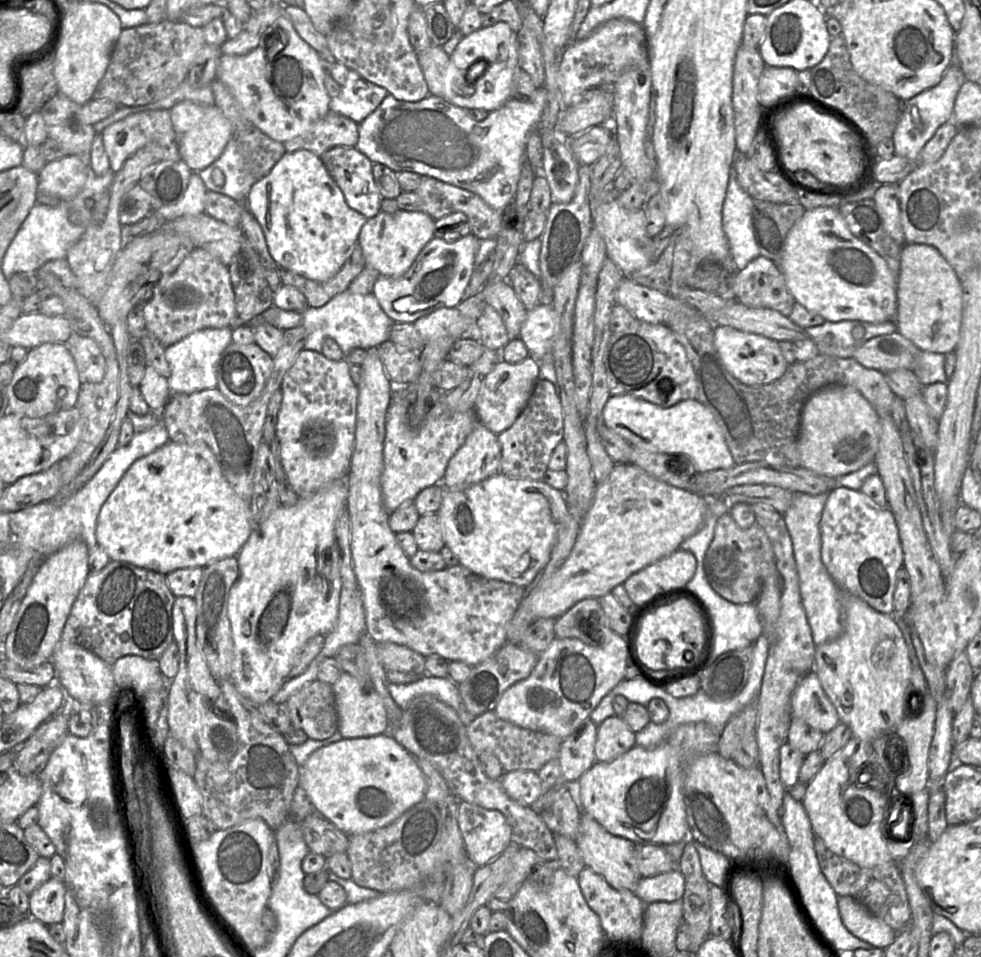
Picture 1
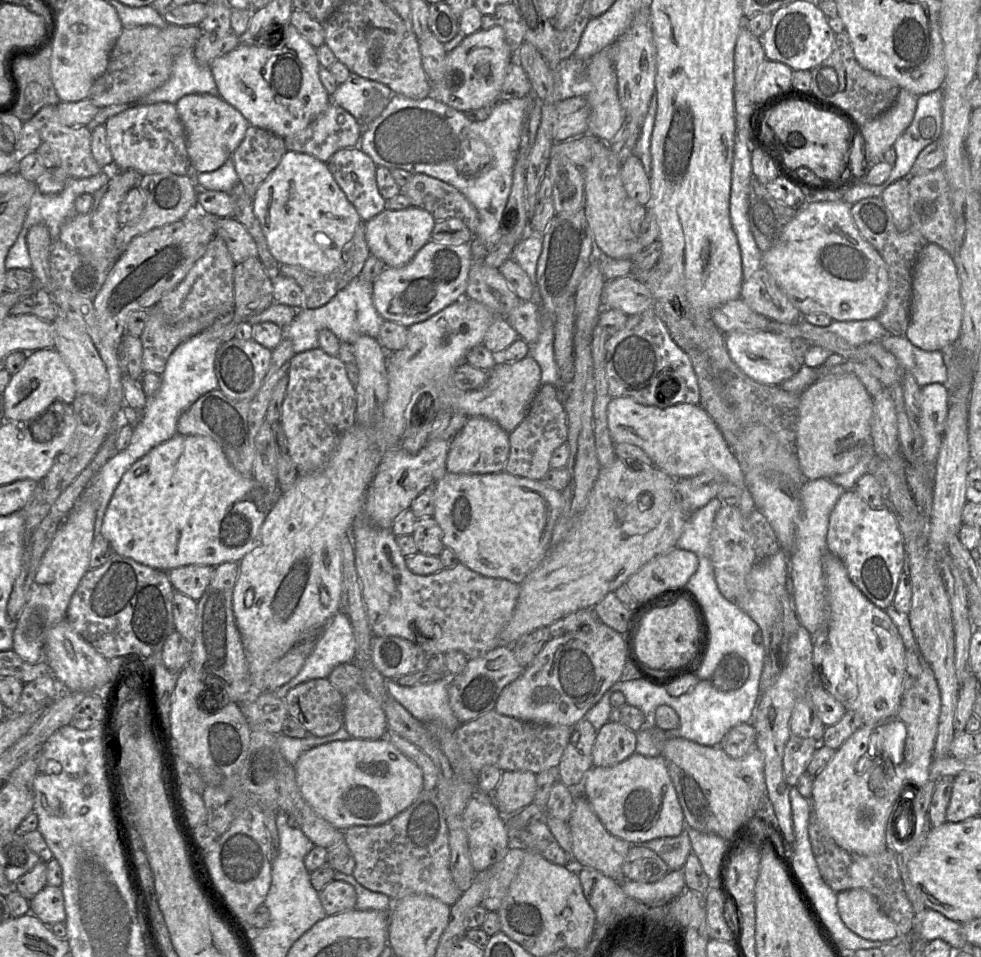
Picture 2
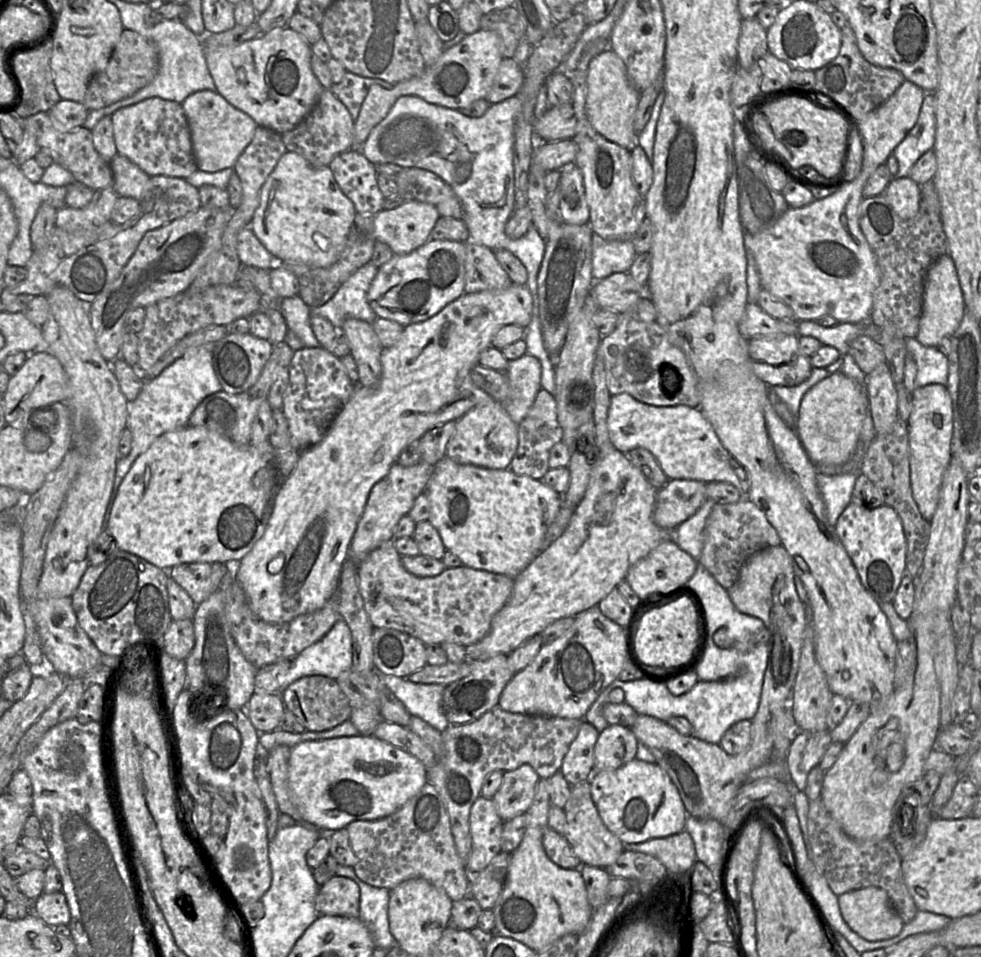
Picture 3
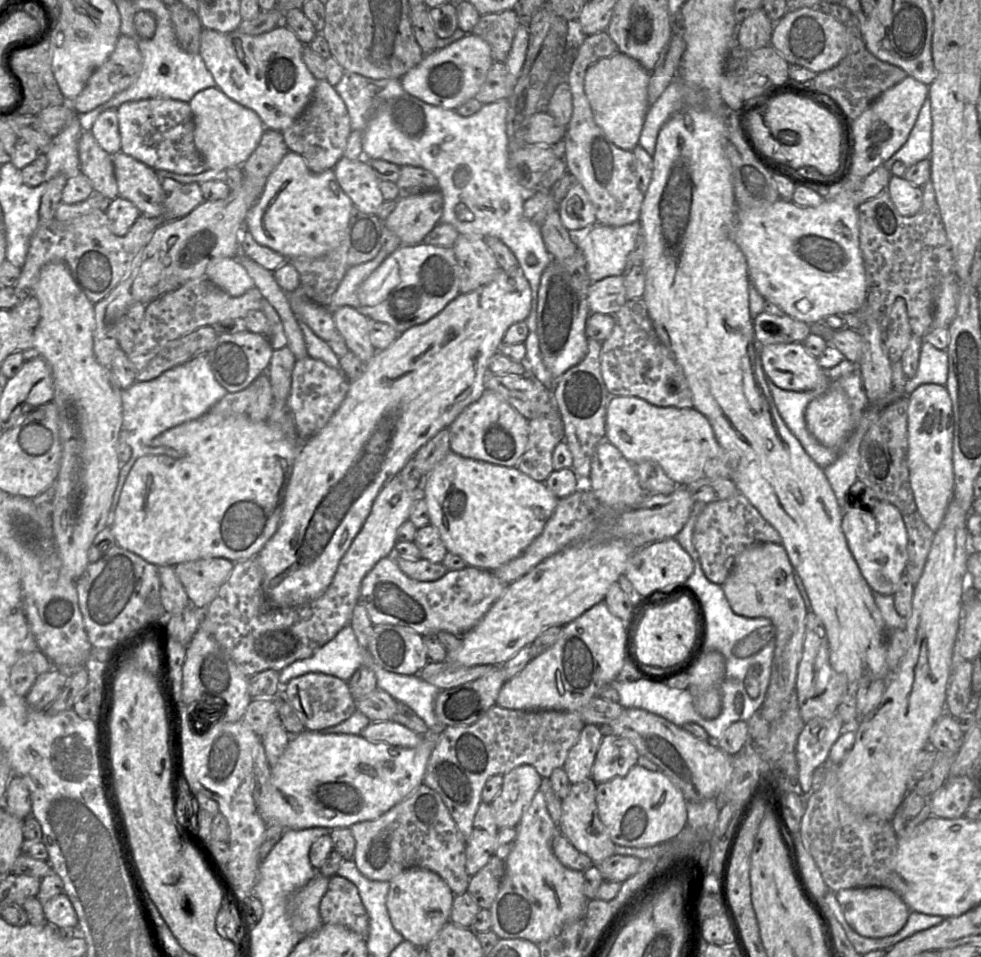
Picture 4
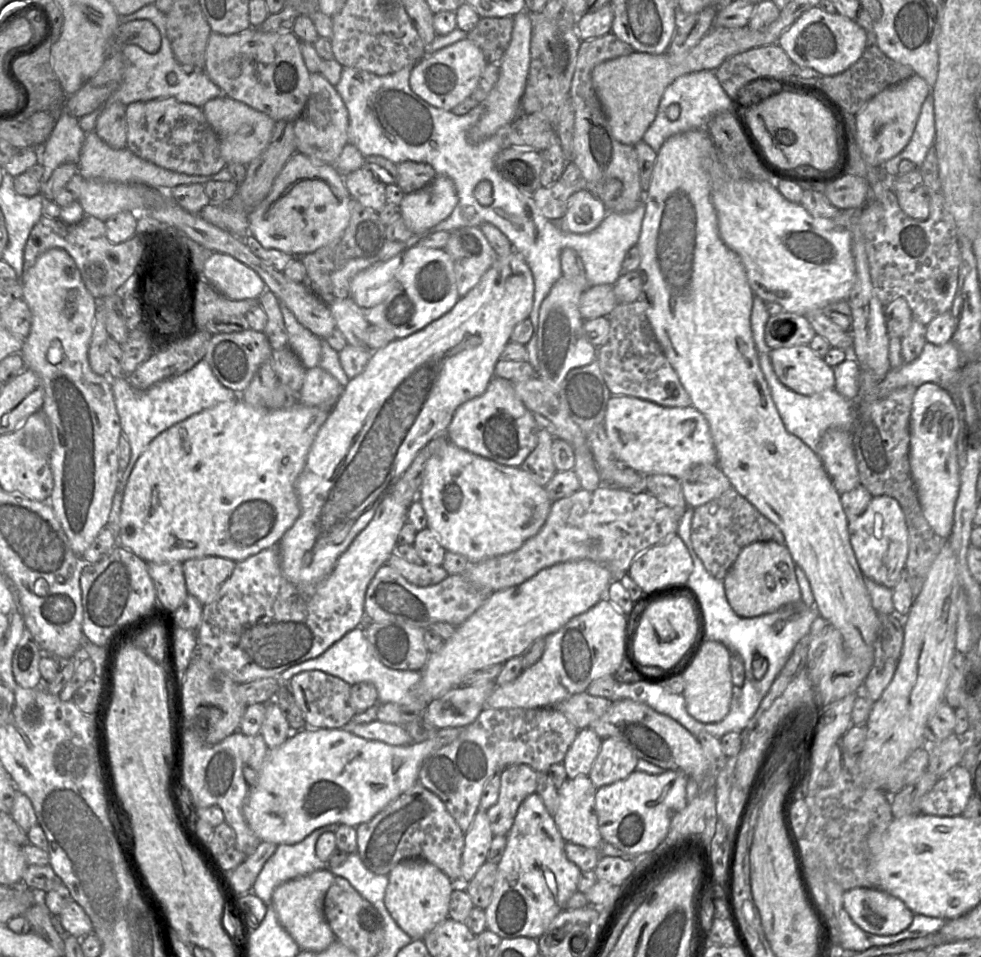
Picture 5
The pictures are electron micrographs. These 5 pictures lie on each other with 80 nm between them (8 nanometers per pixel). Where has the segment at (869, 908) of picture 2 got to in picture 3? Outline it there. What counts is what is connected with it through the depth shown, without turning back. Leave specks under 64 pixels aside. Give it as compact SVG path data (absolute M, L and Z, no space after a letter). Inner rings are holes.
M869 886L840 894L838 904L844 921L865 940L893 938L904 926L887 892L879 887Z

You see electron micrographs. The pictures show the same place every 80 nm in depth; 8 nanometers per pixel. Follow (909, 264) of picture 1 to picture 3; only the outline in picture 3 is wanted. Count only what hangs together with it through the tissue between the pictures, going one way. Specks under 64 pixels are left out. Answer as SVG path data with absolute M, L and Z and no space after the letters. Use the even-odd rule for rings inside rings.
M951 256L937 258L926 272L922 313L916 339L924 346L937 347L944 337L950 337L958 328L965 313L963 293Z

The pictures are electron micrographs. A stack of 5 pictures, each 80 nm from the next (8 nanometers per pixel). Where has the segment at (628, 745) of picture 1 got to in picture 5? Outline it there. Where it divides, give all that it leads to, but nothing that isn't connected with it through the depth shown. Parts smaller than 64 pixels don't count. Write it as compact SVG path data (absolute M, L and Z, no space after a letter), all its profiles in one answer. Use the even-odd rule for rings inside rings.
M612 737L604 738L588 777L596 788L612 784L635 771L637 761L637 755L625 742Z

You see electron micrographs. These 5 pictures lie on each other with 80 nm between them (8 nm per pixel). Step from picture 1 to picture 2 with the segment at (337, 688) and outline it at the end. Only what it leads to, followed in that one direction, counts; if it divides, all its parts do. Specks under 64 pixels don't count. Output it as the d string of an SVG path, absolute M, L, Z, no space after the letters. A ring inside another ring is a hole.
M353 689L344 695L343 726L351 738L379 739L388 732L382 705L364 689Z

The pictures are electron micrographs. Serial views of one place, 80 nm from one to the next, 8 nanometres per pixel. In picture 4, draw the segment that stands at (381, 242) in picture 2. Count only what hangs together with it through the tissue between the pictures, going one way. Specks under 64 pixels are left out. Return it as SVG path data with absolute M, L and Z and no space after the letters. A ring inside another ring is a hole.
M440 190L425 192L405 198L398 198L396 208L383 221L384 227L394 232L403 245L422 243L428 233L440 223L443 215L444 199Z

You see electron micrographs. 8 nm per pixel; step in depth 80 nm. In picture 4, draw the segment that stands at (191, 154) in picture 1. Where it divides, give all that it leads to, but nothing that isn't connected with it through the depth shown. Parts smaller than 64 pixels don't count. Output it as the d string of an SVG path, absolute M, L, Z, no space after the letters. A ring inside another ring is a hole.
M218 87L197 92L188 104L194 121L194 144L208 169L220 171L242 166L258 146L266 129L260 117L227 97Z

